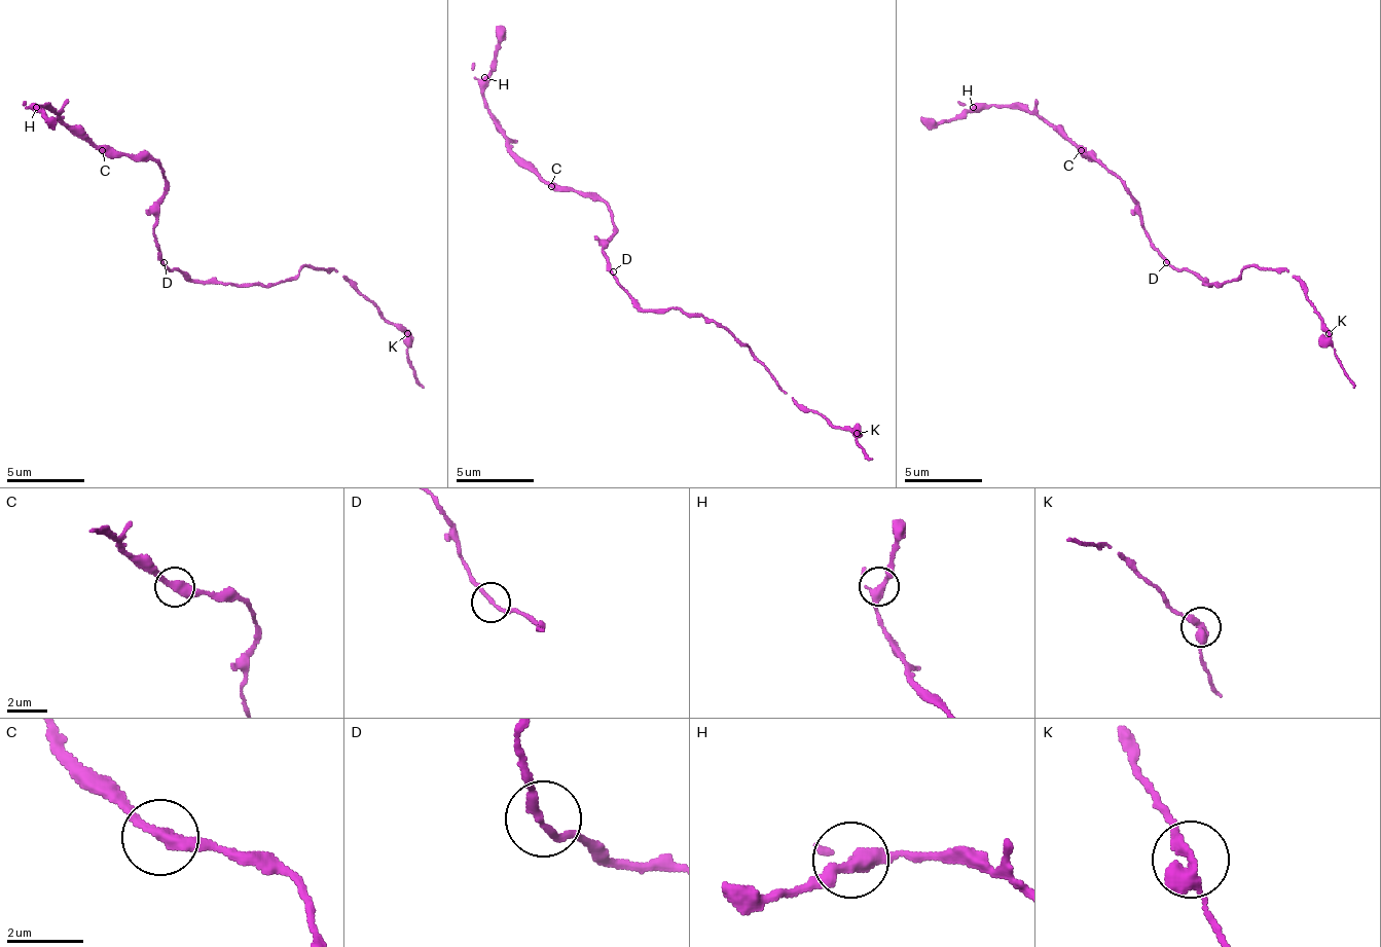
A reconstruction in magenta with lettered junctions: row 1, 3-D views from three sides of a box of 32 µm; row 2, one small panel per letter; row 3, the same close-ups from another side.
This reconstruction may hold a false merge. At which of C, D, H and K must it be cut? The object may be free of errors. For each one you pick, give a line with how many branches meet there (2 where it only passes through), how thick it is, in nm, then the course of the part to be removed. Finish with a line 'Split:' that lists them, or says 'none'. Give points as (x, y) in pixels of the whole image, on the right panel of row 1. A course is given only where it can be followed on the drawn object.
Split: none

